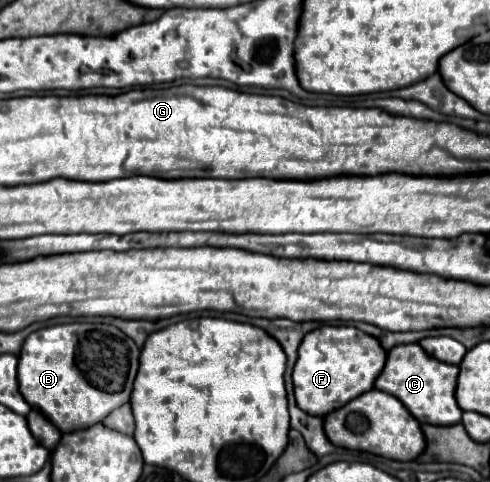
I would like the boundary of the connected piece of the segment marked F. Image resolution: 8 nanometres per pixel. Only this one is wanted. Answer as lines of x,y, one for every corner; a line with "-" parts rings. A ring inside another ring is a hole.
322,326
304,336
304,344
300,344
300,356
296,360
292,382
294,396
304,412
312,412
312,416
326,416
328,412
344,406
352,398
374,388
374,380
382,372
386,362
386,352
374,336
368,336
354,326
-
350,342
350,354
324,354
330,344

